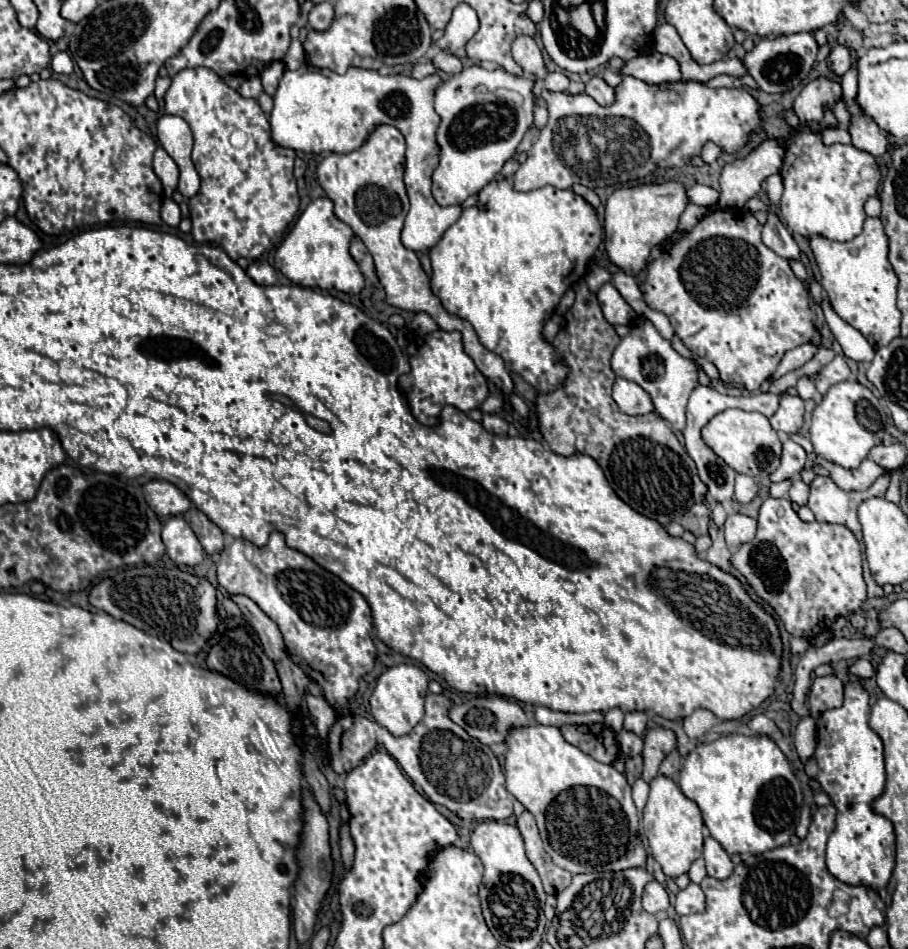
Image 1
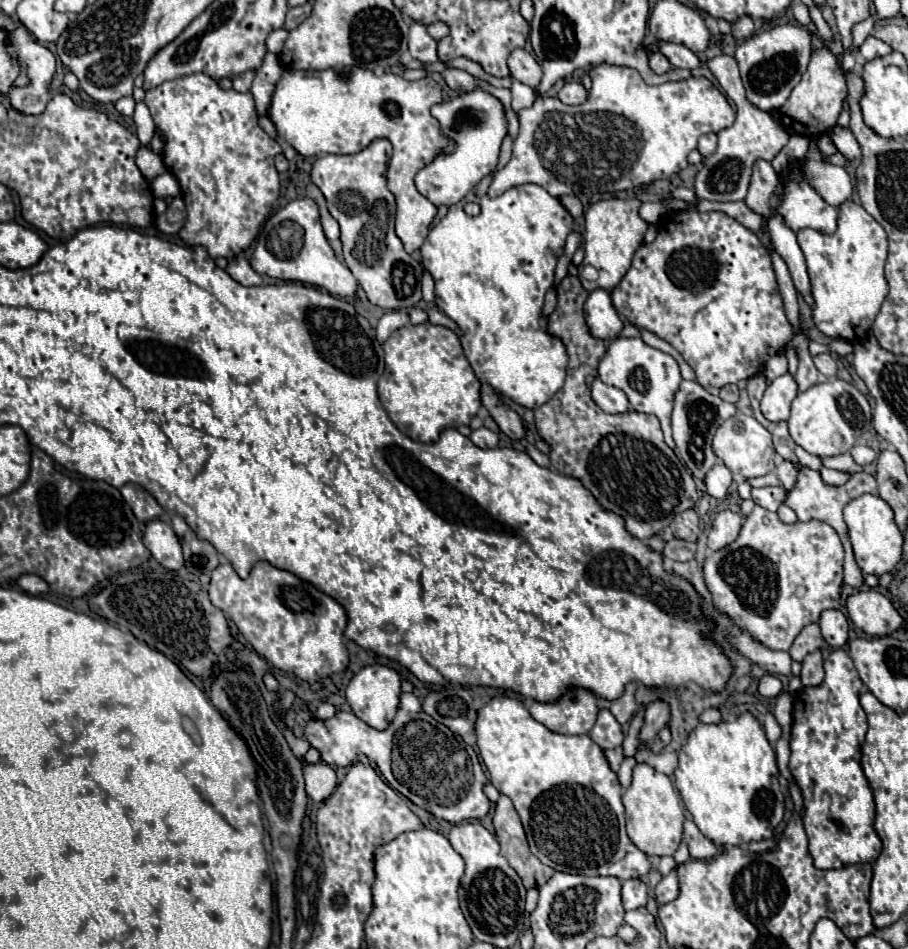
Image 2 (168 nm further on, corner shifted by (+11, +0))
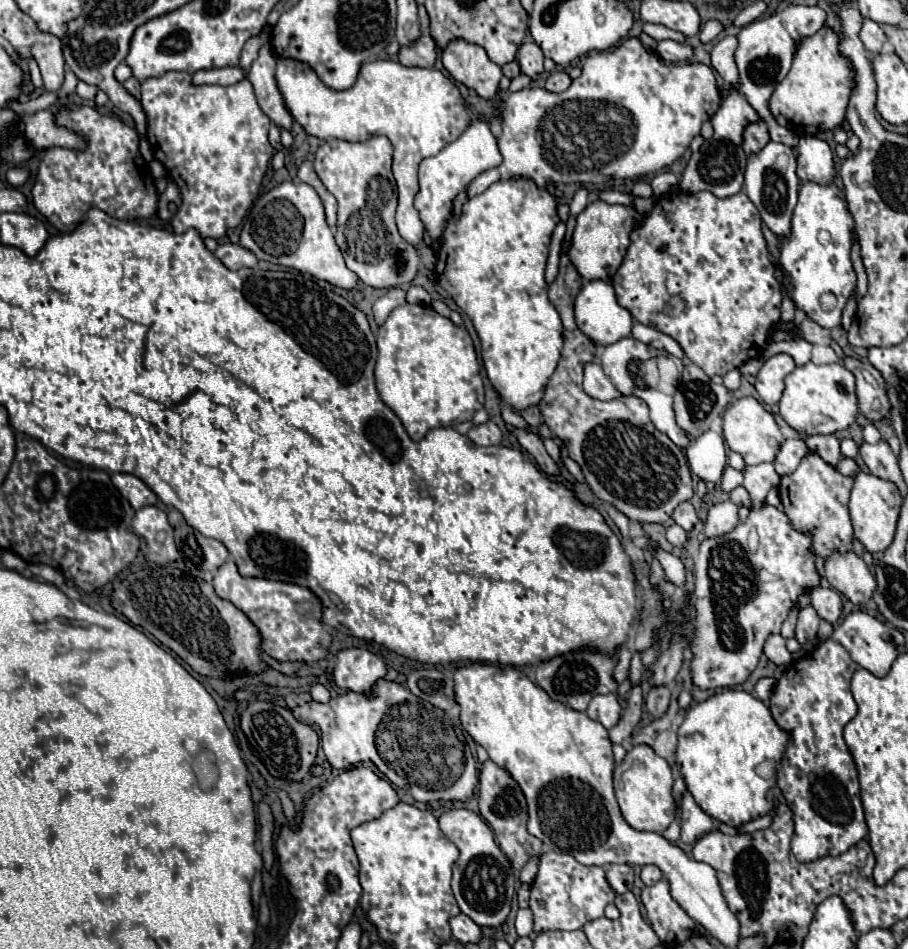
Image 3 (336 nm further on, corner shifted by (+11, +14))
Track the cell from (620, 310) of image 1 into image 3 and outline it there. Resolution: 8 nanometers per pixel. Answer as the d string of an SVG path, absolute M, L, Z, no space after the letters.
M588 281L580 289L574 307L576 307L576 323L578 323L580 331L586 333L594 343L608 345L608 343L614 343L618 339L630 335L632 315L630 315L628 309L618 305L614 289L612 289L610 283L606 283L606 281Z

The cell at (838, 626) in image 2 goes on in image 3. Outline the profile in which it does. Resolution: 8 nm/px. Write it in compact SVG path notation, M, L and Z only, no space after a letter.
M818 587L810 593L812 597L812 607L816 609L818 617L836 625L840 621L842 615L842 597L838 591L834 589L826 589L826 587Z

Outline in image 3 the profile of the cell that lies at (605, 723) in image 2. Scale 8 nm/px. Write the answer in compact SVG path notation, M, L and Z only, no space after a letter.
M606 693L606 695L596 695L588 709L586 709L586 715L598 723L602 723L606 729L614 727L620 719L620 705L618 705L618 699L614 693Z

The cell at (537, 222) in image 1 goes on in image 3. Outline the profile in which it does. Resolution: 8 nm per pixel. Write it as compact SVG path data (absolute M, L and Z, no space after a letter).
M516 177L490 185L484 193L470 197L460 211L460 217L450 217L440 237L436 277L440 287L454 299L454 303L470 317L482 343L482 359L486 375L498 395L514 409L536 405L544 397L544 389L556 371L564 347L560 315L548 301L548 285L544 281L544 267L548 259L550 235L560 223L558 203L552 193L540 189L532 179Z

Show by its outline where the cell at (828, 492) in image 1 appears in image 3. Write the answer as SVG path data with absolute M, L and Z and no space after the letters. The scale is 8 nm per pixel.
M808 453L798 469L790 475L784 475L778 491L784 503L784 513L790 517L792 525L800 531L810 531L814 539L814 553L828 557L828 553L848 553L852 551L852 523L848 515L848 495L852 489L854 477L846 477L836 471L832 465L822 461L816 453Z

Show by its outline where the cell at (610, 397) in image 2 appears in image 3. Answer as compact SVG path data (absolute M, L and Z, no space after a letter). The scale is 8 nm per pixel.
M588 363L584 369L584 391L600 401L610 401L620 397L620 391L612 385L612 381L604 375L598 363Z

